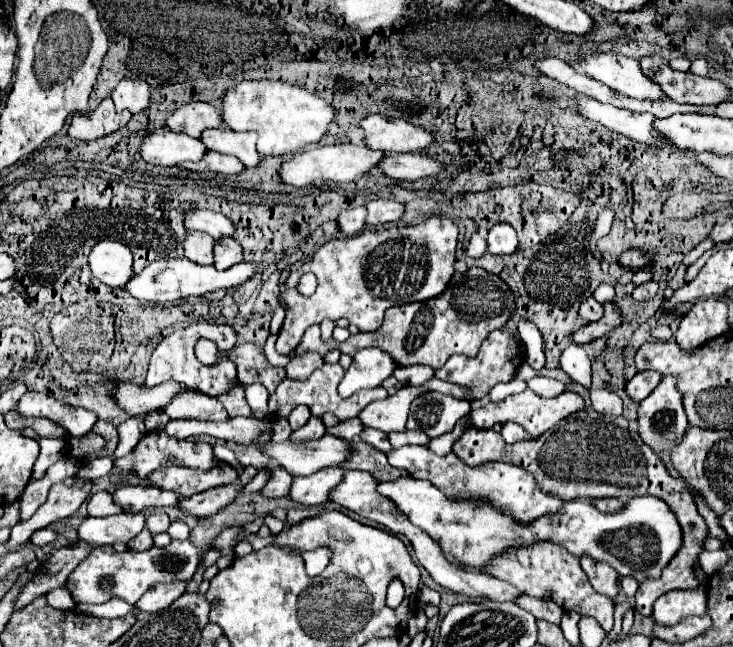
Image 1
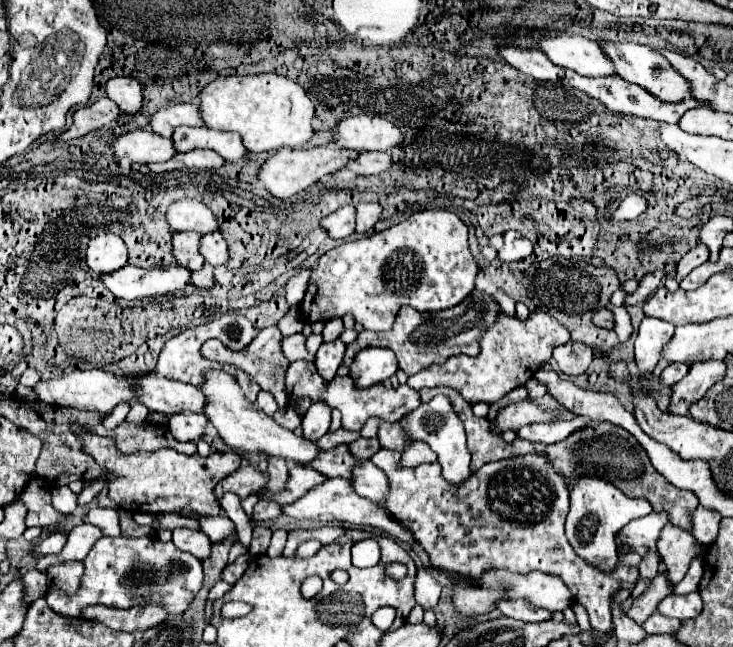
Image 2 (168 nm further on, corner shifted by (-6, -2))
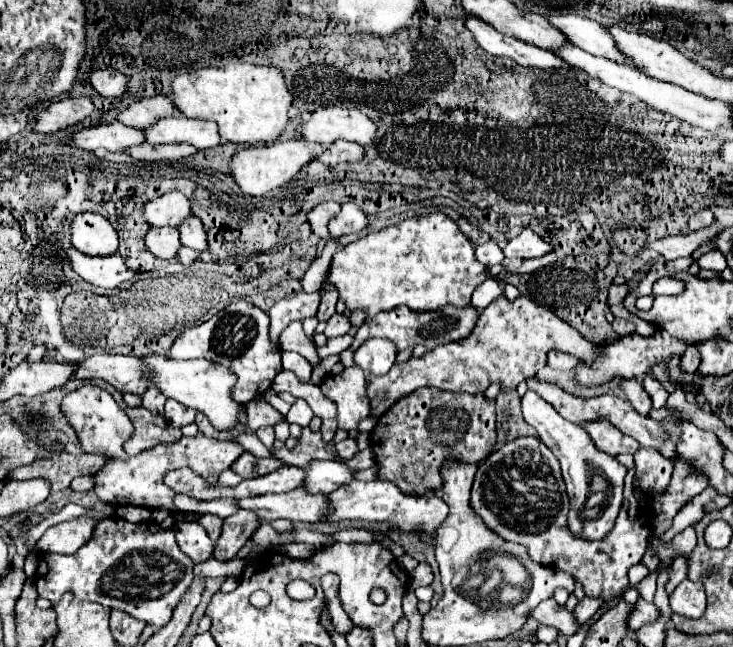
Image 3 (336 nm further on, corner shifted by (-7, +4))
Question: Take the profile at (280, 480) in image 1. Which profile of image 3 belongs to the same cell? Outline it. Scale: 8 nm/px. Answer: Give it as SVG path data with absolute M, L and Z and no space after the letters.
M239 510L237 514L227 516L213 556L219 562L233 560L237 556L237 552L245 546L245 542L251 538L251 534L255 532L257 526L259 526L259 520L255 518L253 512Z

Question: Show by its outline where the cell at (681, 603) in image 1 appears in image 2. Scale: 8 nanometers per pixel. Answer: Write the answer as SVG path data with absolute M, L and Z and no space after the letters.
M698 592L684 594L684 596L670 594L658 604L658 612L662 616L678 618L678 620L684 622L684 620L690 620L690 618L696 618L702 612L702 598L700 598Z

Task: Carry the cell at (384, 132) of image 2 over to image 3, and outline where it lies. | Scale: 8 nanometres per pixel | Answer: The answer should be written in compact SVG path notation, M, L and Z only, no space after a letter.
M321 106L303 118L299 132L307 142L317 144L331 144L337 138L357 144L369 144L375 138L377 126L357 108Z

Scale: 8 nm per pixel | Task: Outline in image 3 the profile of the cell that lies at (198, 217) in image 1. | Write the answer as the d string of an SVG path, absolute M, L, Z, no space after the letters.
M169 192L143 204L143 218L149 226L179 226L191 216L191 202L181 192Z

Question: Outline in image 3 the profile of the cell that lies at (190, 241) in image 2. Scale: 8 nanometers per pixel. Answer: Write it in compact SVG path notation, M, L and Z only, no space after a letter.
M149 228L147 236L145 236L145 246L151 254L155 254L157 258L175 258L177 250L181 248L179 242L179 230L177 228Z

